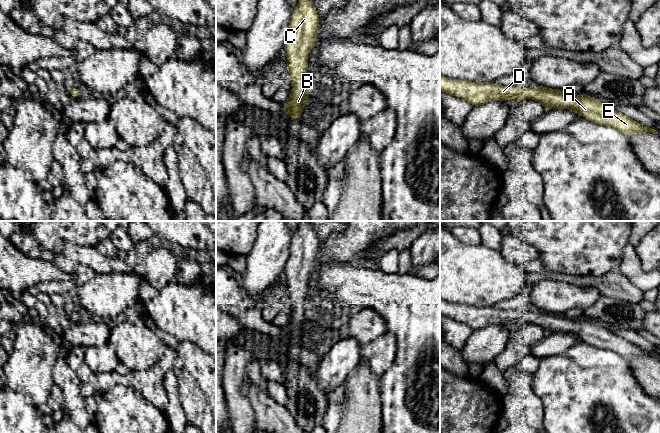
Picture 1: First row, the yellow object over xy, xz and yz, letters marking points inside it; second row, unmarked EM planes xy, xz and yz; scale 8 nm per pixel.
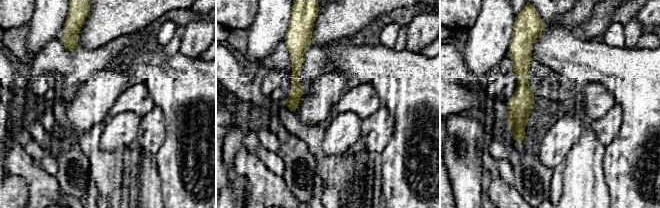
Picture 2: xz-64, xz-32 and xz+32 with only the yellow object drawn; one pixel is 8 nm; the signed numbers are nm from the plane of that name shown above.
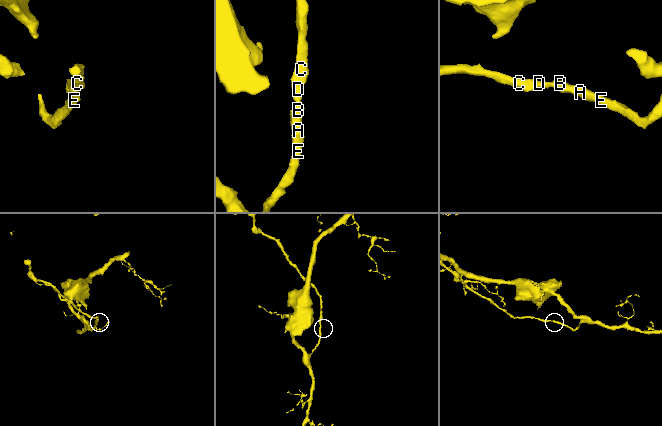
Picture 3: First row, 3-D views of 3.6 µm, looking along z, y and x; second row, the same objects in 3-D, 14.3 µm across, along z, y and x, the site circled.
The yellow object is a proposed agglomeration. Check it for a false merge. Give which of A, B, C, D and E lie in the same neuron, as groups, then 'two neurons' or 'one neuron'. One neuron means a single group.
A B C D E; one neuron

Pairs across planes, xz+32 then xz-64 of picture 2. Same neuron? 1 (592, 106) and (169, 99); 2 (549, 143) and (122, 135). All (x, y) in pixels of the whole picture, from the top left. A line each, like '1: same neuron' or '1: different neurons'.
1: different neurons
2: same neuron

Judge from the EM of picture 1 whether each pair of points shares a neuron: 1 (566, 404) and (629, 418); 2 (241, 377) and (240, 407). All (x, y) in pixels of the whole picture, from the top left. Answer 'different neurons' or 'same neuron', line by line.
1: same neuron
2: same neuron

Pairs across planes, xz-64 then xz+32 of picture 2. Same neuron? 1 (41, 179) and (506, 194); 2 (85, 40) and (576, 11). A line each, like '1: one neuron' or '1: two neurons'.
1: one neuron
2: one neuron

